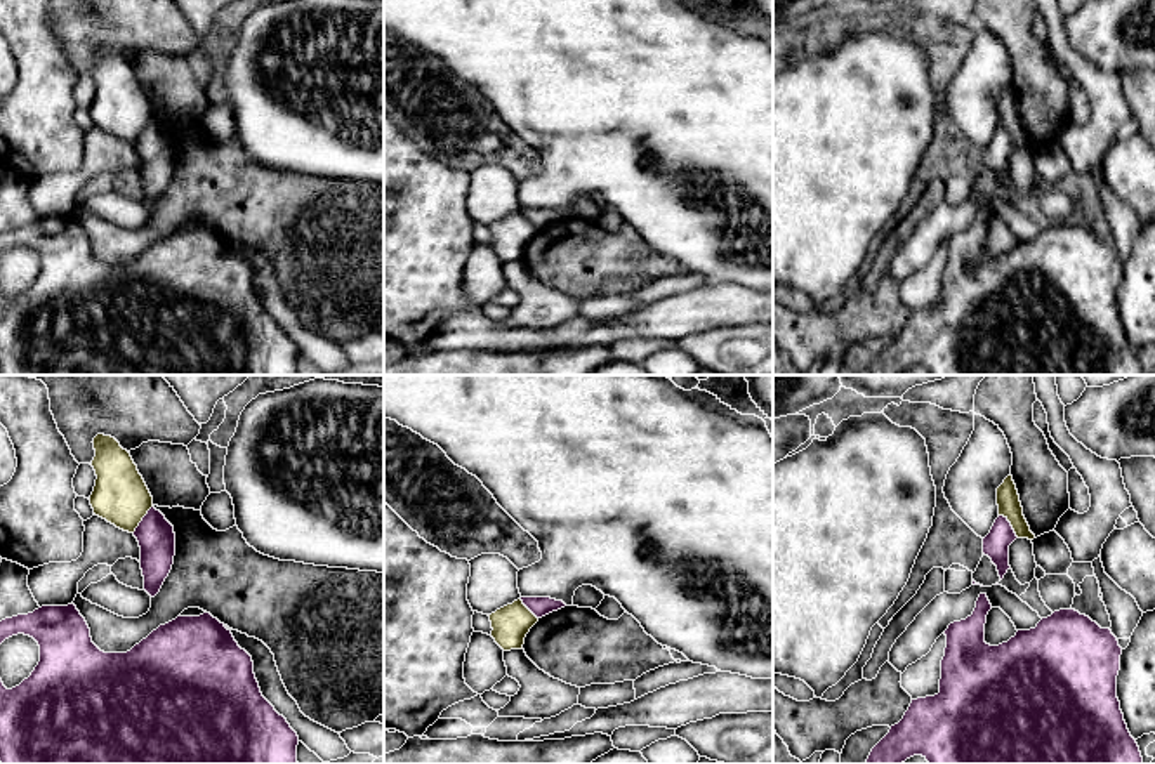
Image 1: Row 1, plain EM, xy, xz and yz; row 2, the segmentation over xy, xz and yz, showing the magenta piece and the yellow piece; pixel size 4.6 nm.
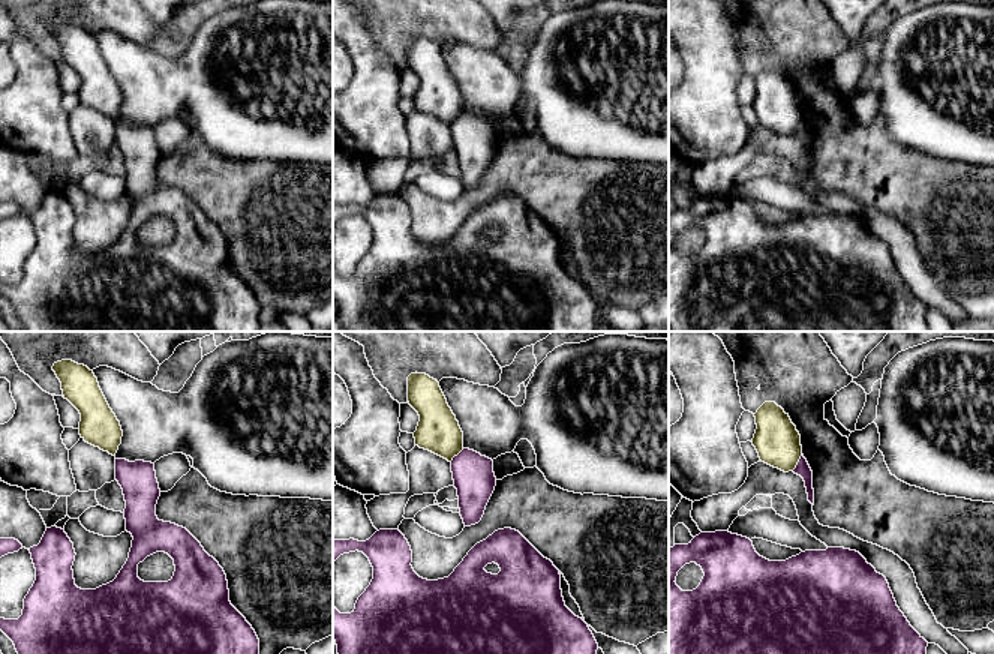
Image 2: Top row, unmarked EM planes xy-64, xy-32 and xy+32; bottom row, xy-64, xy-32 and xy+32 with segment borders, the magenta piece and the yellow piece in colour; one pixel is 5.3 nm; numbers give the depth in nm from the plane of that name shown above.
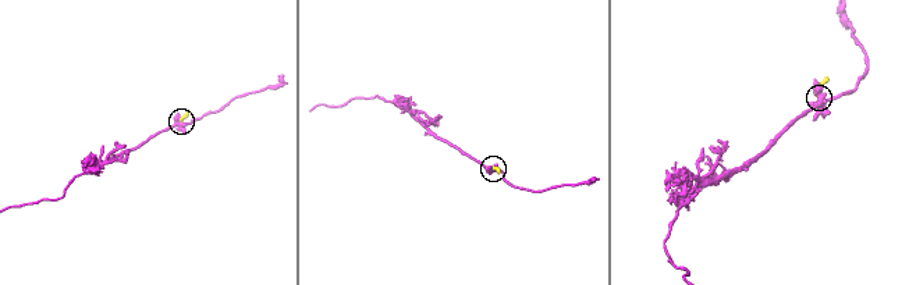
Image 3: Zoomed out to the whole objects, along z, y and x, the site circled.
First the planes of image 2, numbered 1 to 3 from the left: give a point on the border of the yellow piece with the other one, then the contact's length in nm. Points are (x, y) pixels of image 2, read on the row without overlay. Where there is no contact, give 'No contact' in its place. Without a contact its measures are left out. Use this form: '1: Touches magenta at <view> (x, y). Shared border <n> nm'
1: No contact
2: Touches magenta at xy-32 (458, 119). Shared border 100 nm
3: Touches magenta at xy+32 (798, 126). Shared border 110 nm

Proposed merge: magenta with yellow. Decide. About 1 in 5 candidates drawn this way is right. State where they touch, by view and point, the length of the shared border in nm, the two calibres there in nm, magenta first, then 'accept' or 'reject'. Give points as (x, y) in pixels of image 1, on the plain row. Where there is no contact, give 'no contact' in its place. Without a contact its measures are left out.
yz (1009, 136) | 140 nm | 120/110 nm | reject

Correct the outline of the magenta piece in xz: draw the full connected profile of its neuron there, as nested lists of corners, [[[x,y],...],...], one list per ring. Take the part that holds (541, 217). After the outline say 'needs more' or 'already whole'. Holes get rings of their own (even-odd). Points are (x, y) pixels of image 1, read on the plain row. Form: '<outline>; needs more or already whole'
[[[521,208],[521,212],[537,229],[542,229],[566,217],[563,212],[551,208]]]; already whole

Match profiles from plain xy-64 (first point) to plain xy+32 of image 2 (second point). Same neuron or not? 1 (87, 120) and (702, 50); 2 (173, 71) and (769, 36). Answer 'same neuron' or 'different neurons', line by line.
1: different neurons
2: different neurons

